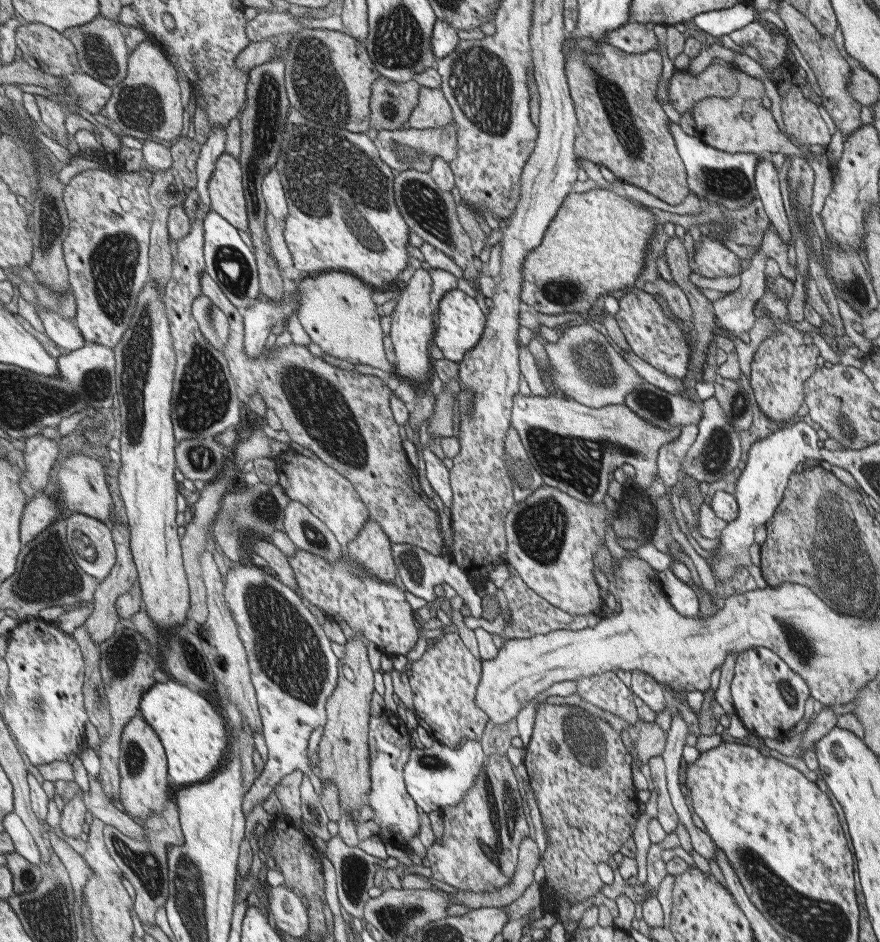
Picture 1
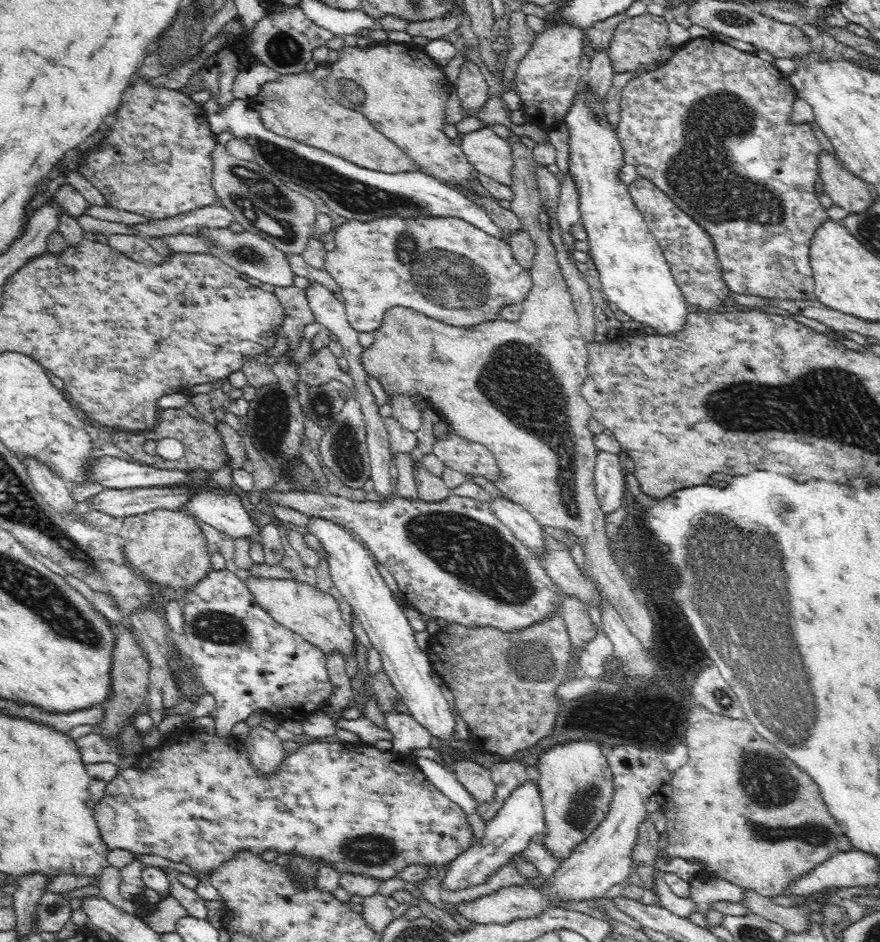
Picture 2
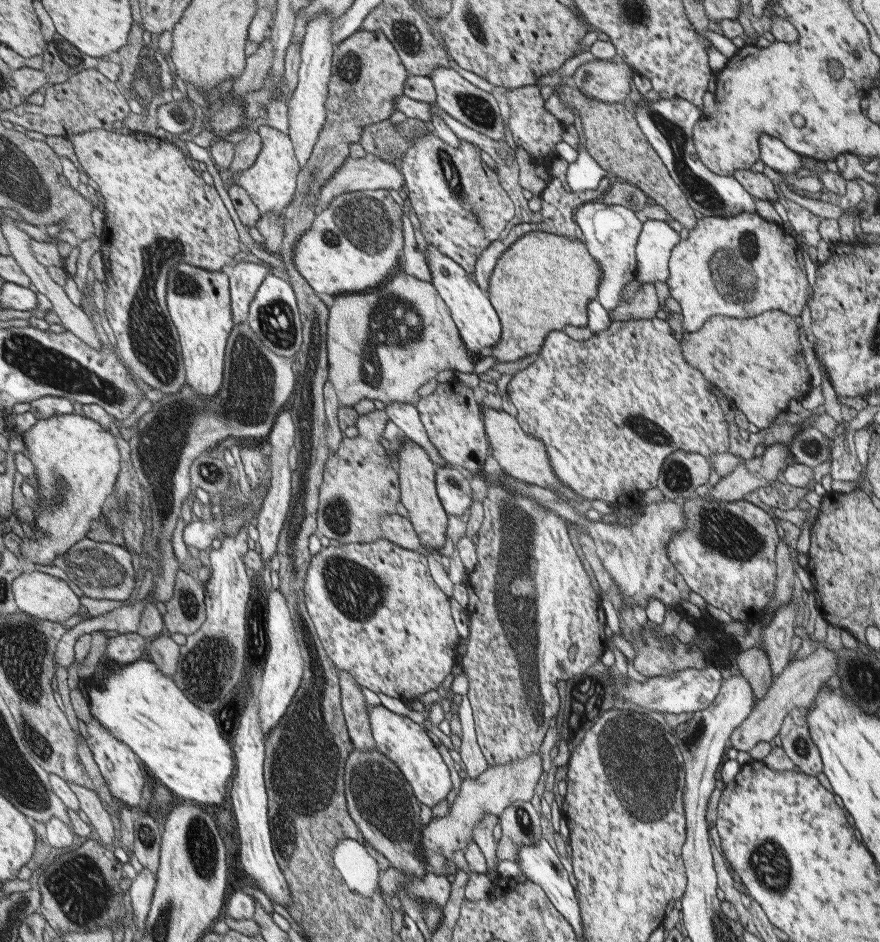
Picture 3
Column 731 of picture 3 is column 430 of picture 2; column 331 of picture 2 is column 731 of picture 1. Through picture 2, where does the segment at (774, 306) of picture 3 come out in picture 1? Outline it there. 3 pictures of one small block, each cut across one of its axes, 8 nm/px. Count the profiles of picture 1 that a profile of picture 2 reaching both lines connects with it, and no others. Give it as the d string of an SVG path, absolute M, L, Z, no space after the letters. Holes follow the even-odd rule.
M701 235L700 244L695 246L695 254L689 259L691 272L706 277L718 278L722 275L742 276L740 260L724 244L716 242L717 238Z

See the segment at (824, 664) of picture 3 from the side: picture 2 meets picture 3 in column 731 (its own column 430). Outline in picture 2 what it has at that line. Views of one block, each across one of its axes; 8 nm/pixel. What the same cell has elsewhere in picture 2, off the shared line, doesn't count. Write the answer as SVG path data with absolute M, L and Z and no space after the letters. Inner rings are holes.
M398 711L385 713L385 729L392 733L392 753L407 753L415 748L428 748L433 736L410 715Z

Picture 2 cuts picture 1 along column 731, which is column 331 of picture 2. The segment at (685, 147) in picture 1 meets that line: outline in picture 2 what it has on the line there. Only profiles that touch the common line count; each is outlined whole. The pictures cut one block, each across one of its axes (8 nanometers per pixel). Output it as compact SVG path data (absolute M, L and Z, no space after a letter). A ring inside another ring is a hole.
M234 100L224 110L207 116L208 126L215 134L228 130L234 137L240 137L254 150L254 161L264 174L273 174L285 183L300 184L312 190L324 200L336 214L358 222L385 216L402 218L456 217L477 225L484 232L504 239L506 232L494 224L472 199L455 187L443 183L426 173L410 170L377 170L335 156L333 153L313 148L294 139L275 135L267 130L245 100Z

